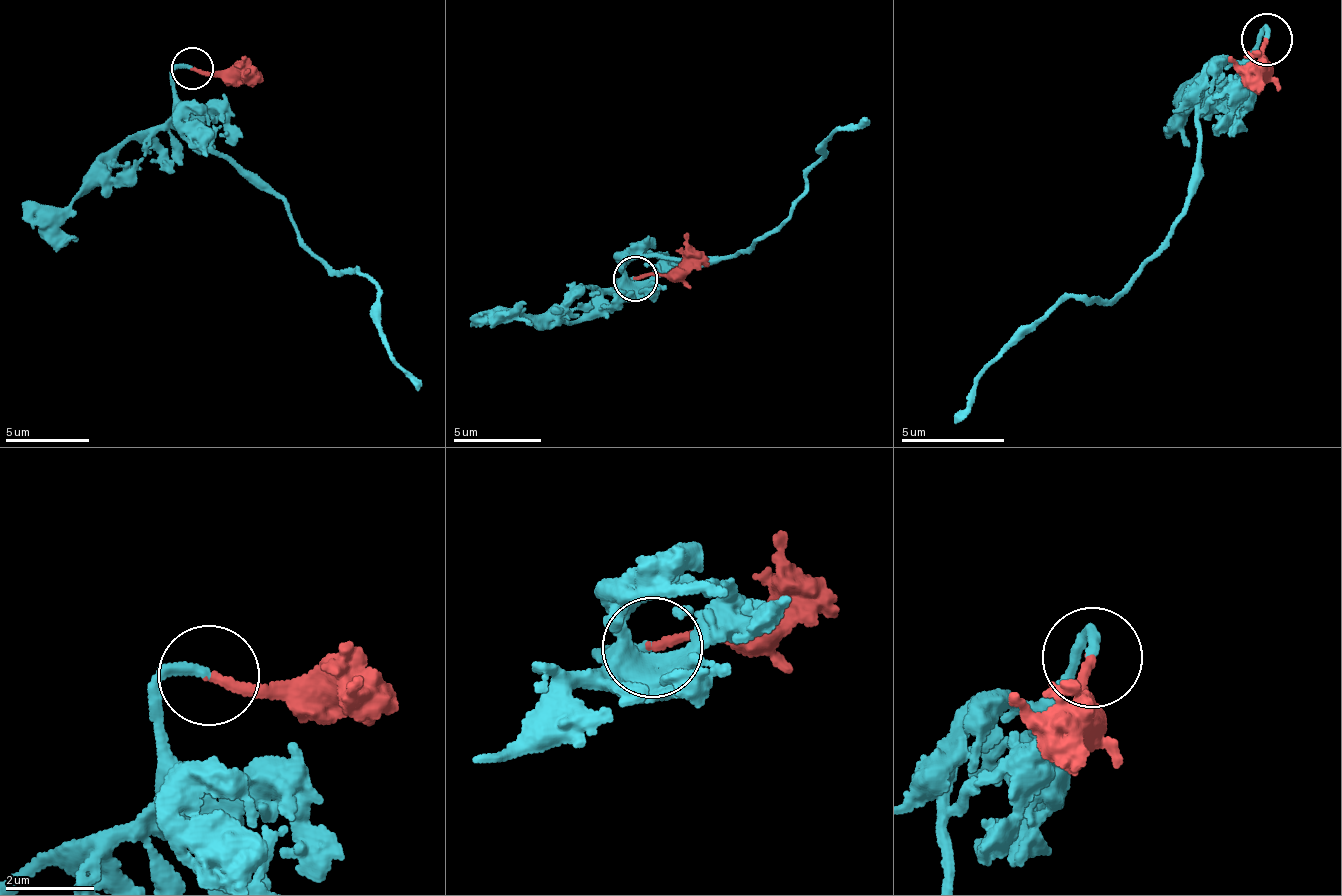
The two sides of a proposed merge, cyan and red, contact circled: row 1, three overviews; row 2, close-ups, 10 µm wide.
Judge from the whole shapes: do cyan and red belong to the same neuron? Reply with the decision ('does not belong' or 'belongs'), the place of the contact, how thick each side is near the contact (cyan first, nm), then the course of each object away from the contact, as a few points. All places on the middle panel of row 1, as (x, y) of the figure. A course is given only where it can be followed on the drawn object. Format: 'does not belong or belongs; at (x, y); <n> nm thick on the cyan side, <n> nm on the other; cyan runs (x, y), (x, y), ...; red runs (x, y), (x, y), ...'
belongs; at (635, 279); 240 nm thick on the cyan side, 190 nm on the other; cyan runs (636, 277), (616, 285), (623, 258), (648, 248), (707, 265), (758, 241), (783, 223), (831, 132), (870, 121); red runs (636, 277), (672, 273), (687, 232)

